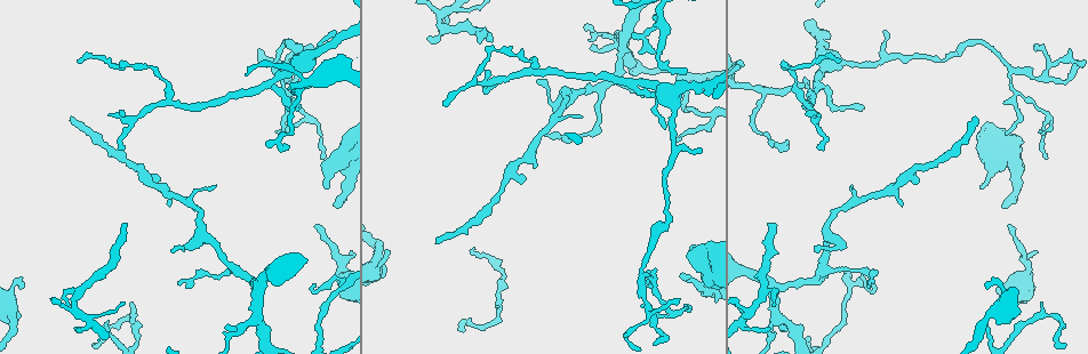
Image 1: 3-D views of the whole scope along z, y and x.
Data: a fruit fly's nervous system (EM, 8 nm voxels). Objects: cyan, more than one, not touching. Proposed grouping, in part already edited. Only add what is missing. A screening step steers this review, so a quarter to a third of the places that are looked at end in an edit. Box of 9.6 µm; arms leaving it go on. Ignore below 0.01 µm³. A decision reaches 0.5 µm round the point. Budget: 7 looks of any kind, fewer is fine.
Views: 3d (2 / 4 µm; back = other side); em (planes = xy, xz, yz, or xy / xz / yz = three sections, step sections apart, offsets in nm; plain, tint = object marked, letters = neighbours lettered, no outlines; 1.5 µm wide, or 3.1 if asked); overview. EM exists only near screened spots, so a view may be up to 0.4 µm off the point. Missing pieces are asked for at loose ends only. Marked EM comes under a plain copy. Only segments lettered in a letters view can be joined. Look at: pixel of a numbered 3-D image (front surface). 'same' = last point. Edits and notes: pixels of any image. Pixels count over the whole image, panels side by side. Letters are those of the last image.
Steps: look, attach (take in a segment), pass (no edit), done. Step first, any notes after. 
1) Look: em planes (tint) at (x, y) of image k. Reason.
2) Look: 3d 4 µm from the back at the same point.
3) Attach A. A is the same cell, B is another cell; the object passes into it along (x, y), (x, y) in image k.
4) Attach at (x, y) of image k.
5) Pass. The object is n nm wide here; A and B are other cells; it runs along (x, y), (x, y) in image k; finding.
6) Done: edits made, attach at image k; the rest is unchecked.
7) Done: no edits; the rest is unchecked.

Look: em yz step 4 (tint) at (107, 320) of image 1. Free end.

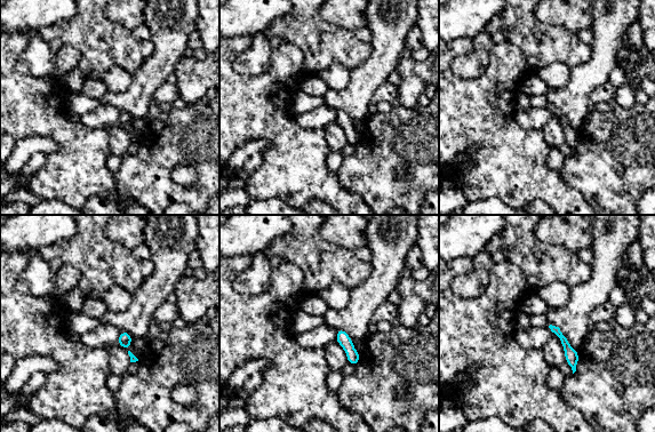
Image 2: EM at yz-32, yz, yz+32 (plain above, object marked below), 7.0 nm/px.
Look: em yz step 4 (letters) at the same point.

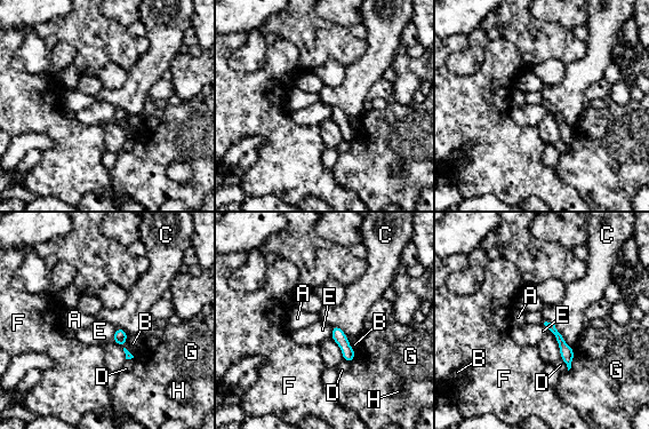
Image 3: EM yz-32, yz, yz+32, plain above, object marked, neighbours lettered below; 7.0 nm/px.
Pass. A, B, C, D, E, F, G and H are other cells; a border runs along (545, 320), (553, 324), (573, 348) in image 3; no lettered segment goes on from it.

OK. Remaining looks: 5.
Look: 3d 2 µm at (592, 44) of image 1. Thin end.

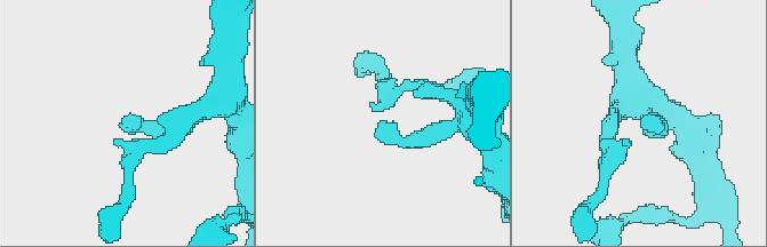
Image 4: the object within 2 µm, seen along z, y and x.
Look: em 3.1 µm xz step 8 (letters) at (128, 127) of image 4. Now the EM.

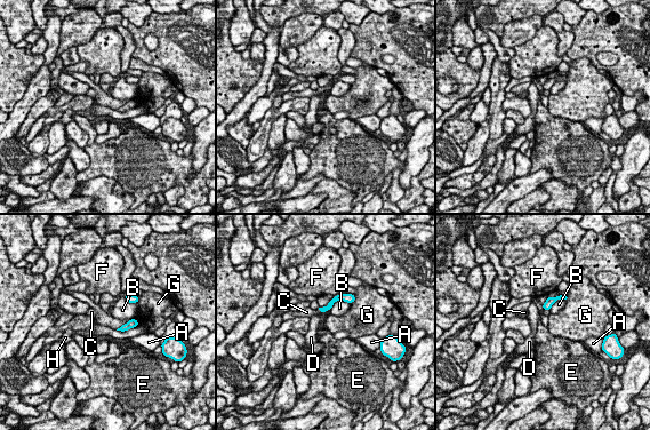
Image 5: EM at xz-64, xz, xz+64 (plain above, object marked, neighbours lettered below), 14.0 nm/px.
Pass. A, B, C, D, E, F, G and H are other cells; it runs along (348, 301), (336, 299), (320, 309) in image 5; no lettered segment goes on from it.

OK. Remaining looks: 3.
Look: 3d 4 µm at (299, 108) of image 1. An open end.

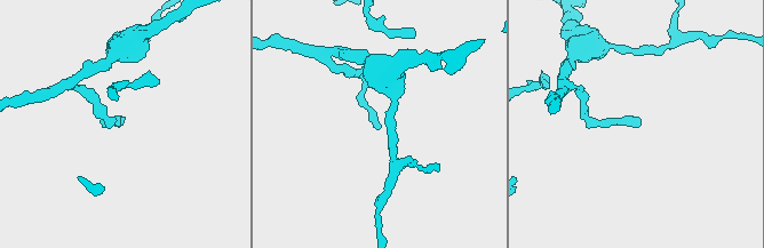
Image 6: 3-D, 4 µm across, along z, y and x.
Look: em planes (tint) at (121, 117) of image 6. Need the tissue.

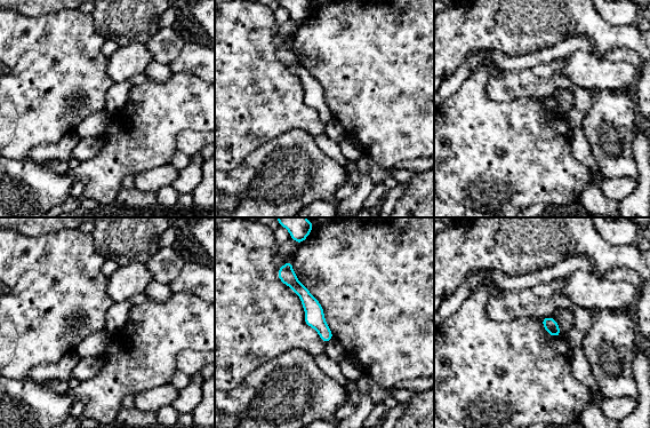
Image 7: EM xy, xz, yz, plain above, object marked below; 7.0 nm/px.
Look: em planes (letters) at the same point.

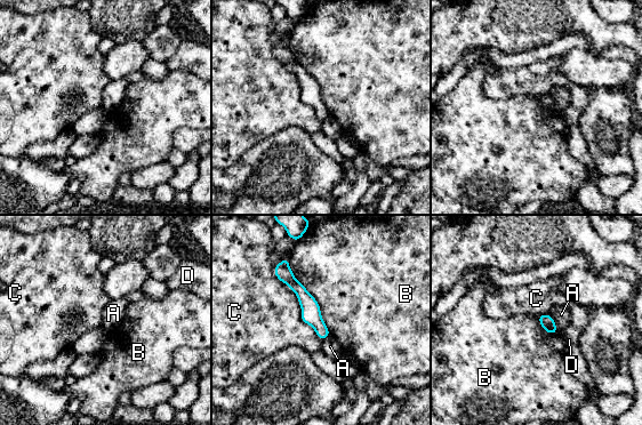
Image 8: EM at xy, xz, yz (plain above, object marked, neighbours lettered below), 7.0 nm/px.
Pass. The object is 100 nm wide here; the longest contact is with C, 650 nm; A, B, C and D are other cells; none of them fits.

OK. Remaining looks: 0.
Done: no edits; the rest is unchecked.

